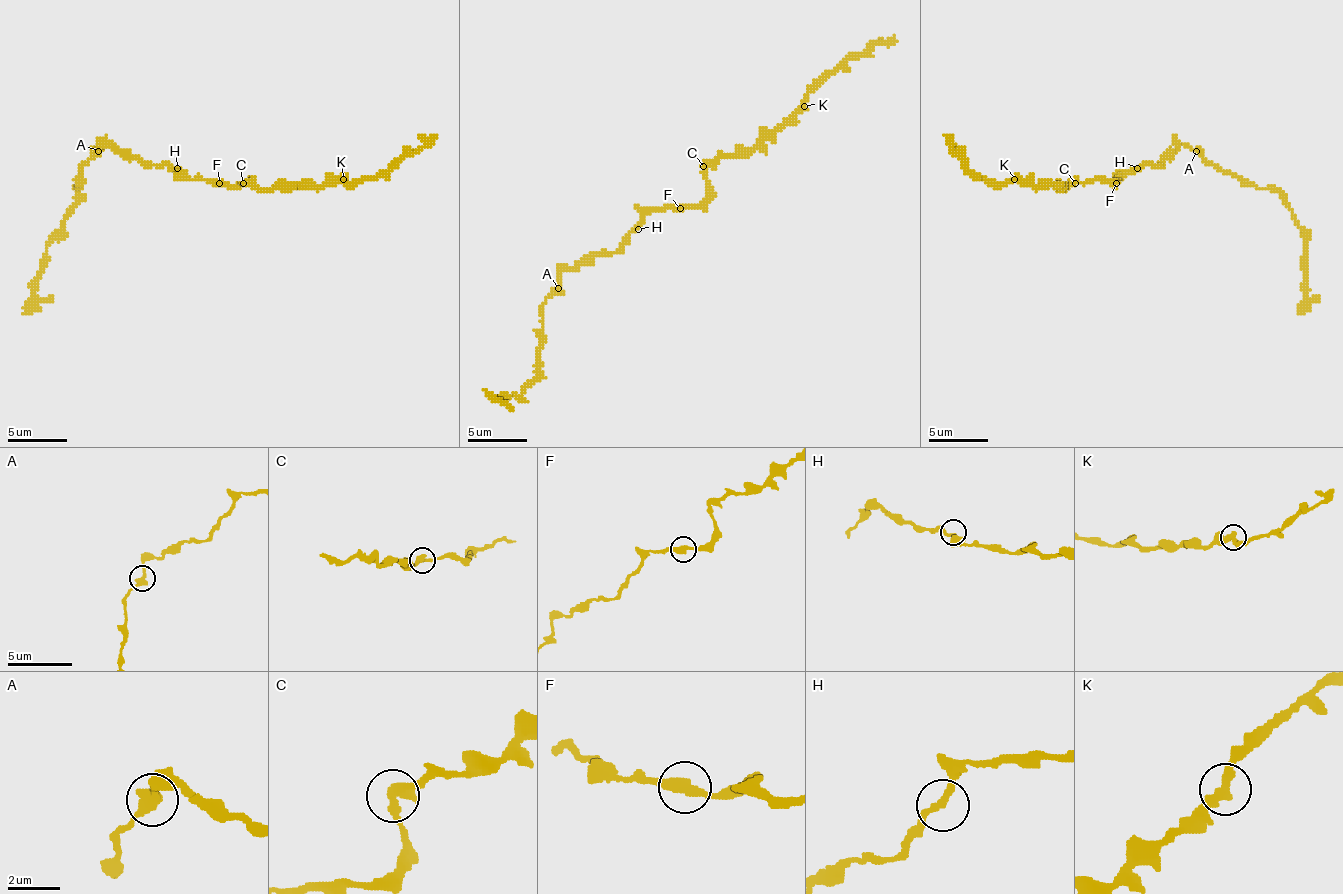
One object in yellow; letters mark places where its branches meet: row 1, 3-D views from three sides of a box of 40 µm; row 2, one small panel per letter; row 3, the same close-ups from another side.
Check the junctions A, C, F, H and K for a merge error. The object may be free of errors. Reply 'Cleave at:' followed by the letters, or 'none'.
Cleave at: none

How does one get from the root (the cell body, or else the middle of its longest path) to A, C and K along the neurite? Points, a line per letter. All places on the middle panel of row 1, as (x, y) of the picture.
A: (638, 226), (614, 253), (587, 256), (572, 267), (566, 267), (560, 273), (557, 288)
C: (638, 226), (653, 211), (697, 205), (706, 196), (703, 166)
K: (638, 226), (653, 211), (697, 205), (706, 196), (709, 166), (721, 157), (748, 154), (805, 107)

